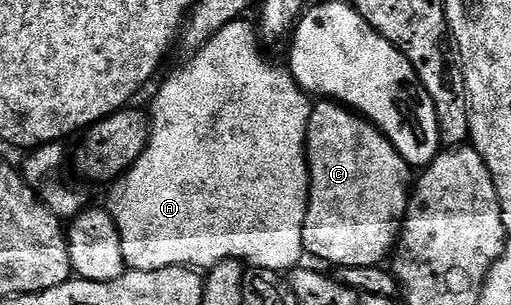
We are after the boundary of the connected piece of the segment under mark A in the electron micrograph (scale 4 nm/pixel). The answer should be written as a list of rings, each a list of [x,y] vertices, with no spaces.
[[[237,20],[226,24],[210,41],[195,51],[196,54],[181,70],[176,70],[160,86],[156,99],[150,105],[152,135],[148,146],[138,156],[132,167],[125,170],[119,178],[111,183],[112,195],[107,205],[112,219],[120,233],[125,259],[136,264],[139,258],[152,258],[171,246],[180,246],[184,254],[192,257],[191,265],[196,268],[211,268],[223,258],[252,258],[251,265],[261,270],[291,271],[301,263],[302,258],[302,220],[308,211],[308,121],[312,115],[313,103],[309,95],[292,77],[291,69],[271,66],[260,55],[261,43],[258,41],[258,30],[248,20]]]

